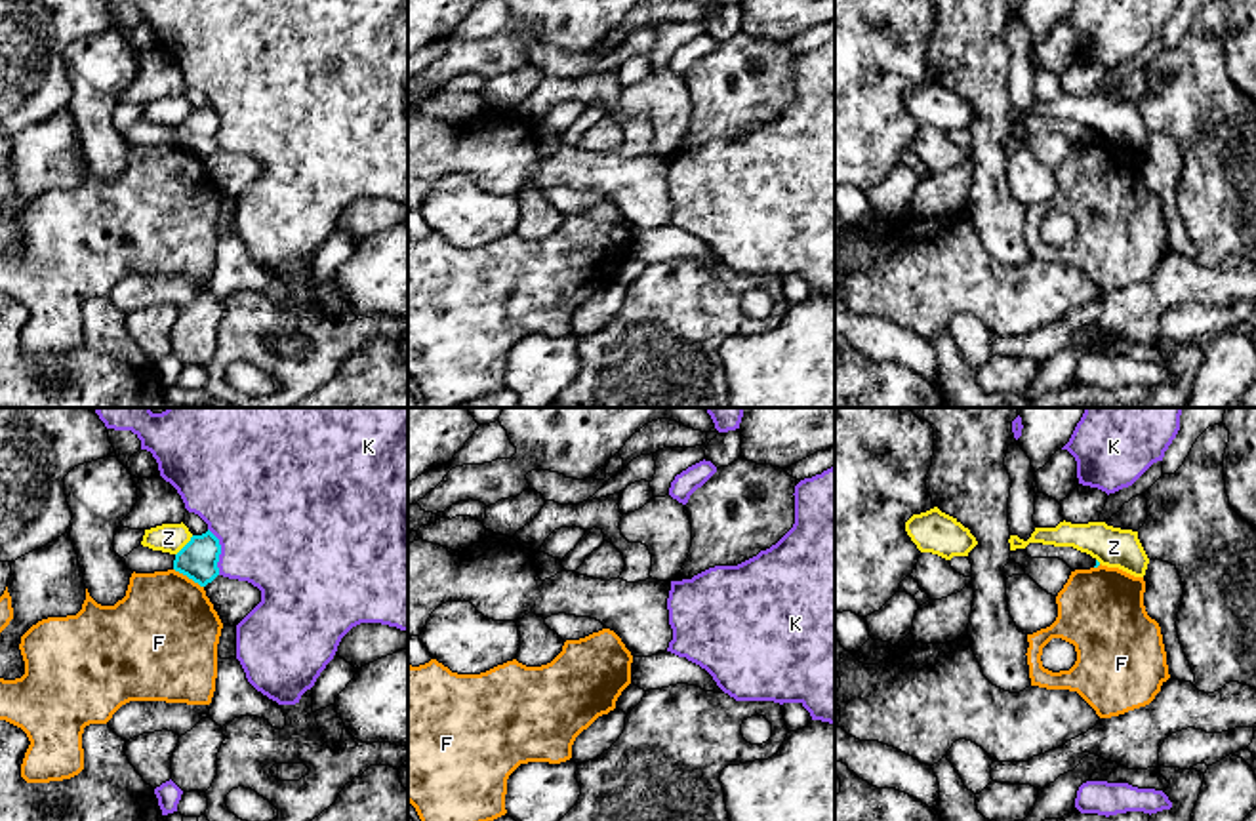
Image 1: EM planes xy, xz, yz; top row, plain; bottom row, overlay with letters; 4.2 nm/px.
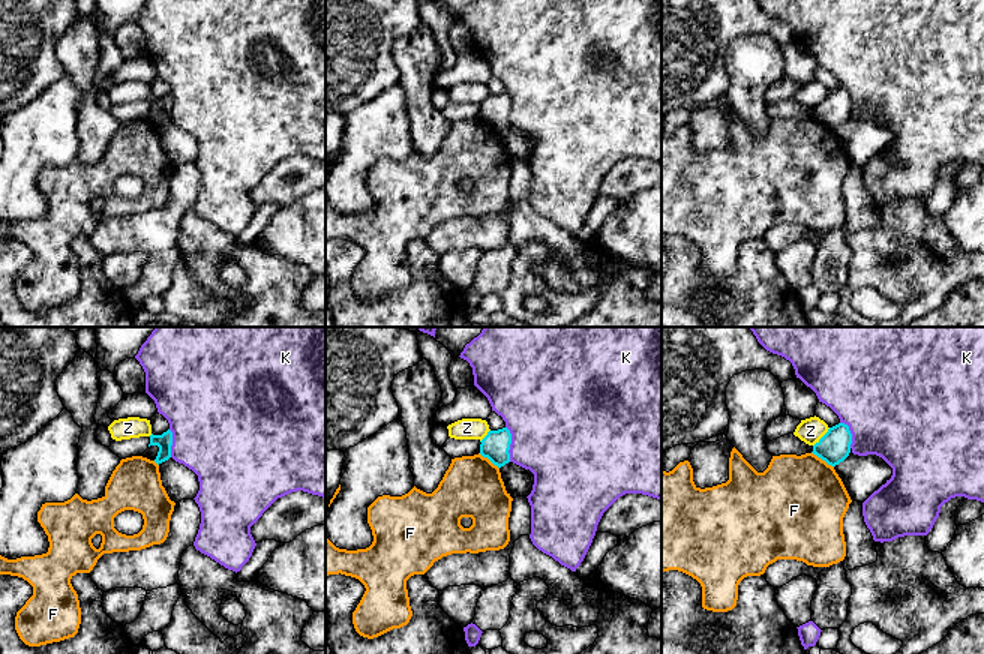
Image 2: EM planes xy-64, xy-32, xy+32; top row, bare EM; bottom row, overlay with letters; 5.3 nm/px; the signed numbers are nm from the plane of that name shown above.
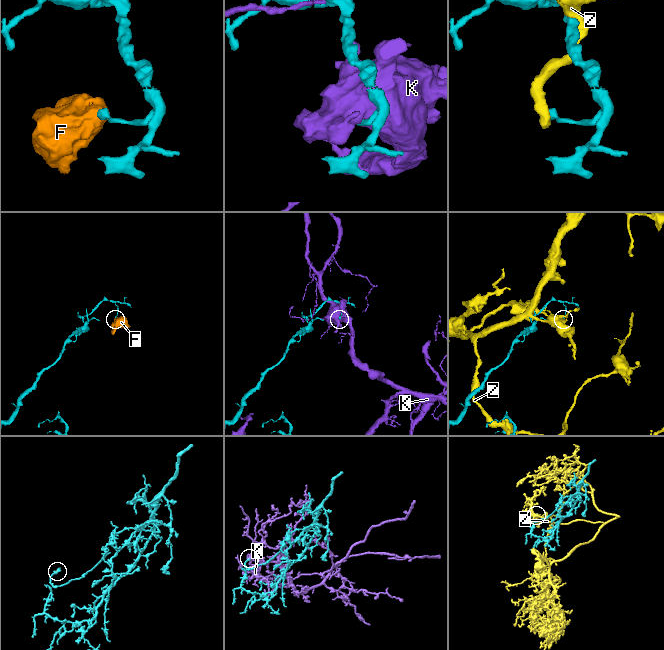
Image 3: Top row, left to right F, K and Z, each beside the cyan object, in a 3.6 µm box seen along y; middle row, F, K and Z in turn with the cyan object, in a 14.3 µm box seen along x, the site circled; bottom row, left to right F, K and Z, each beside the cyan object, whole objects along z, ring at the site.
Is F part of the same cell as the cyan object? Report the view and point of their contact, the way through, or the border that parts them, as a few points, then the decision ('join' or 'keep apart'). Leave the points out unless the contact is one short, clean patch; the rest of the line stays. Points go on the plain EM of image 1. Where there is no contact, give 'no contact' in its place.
meets cyan in xy at (189, 151); border along xy (174, 141), (202, 160); keep apart

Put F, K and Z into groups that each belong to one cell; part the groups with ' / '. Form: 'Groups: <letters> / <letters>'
Groups: F / K / Z

